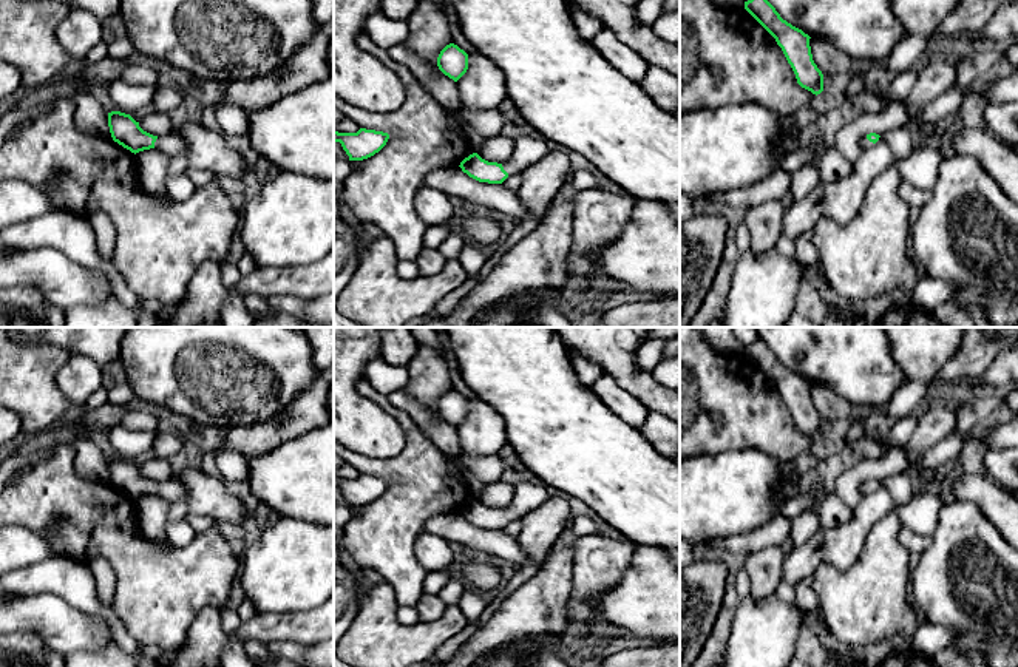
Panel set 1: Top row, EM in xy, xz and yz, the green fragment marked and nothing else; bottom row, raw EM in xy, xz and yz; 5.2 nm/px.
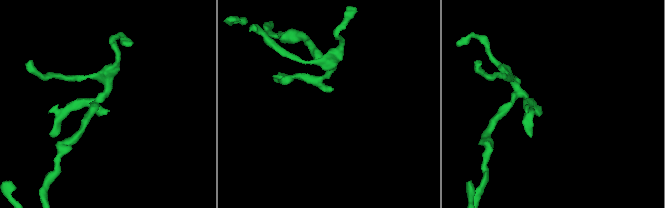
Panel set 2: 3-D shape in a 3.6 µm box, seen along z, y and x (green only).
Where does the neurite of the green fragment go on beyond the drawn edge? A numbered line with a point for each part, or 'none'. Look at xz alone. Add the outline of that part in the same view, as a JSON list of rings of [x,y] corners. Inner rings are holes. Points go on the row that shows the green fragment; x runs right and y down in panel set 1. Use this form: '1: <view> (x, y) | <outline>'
1: xz (527, 150) | [[[521,136],[514,141],[513,156],[505,164],[502,164],[502,167],[508,176],[516,176],[542,159],[548,151],[548,139],[544,136]]]

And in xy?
1: xy (172, 144) | [[[173,130],[167,134],[158,136],[154,148],[164,151],[168,157],[178,157],[185,153],[187,147],[182,134]]]

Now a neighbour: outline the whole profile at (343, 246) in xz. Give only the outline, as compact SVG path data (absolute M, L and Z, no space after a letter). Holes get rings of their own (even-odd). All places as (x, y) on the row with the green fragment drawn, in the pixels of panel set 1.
M349 225L343 236L334 236L334 276L341 270L352 253L360 253L363 244L354 225Z

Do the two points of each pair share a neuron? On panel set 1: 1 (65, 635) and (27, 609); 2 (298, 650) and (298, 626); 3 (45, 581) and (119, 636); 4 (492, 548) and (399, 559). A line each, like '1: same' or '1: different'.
1: same
2: different
3: same
4: different

